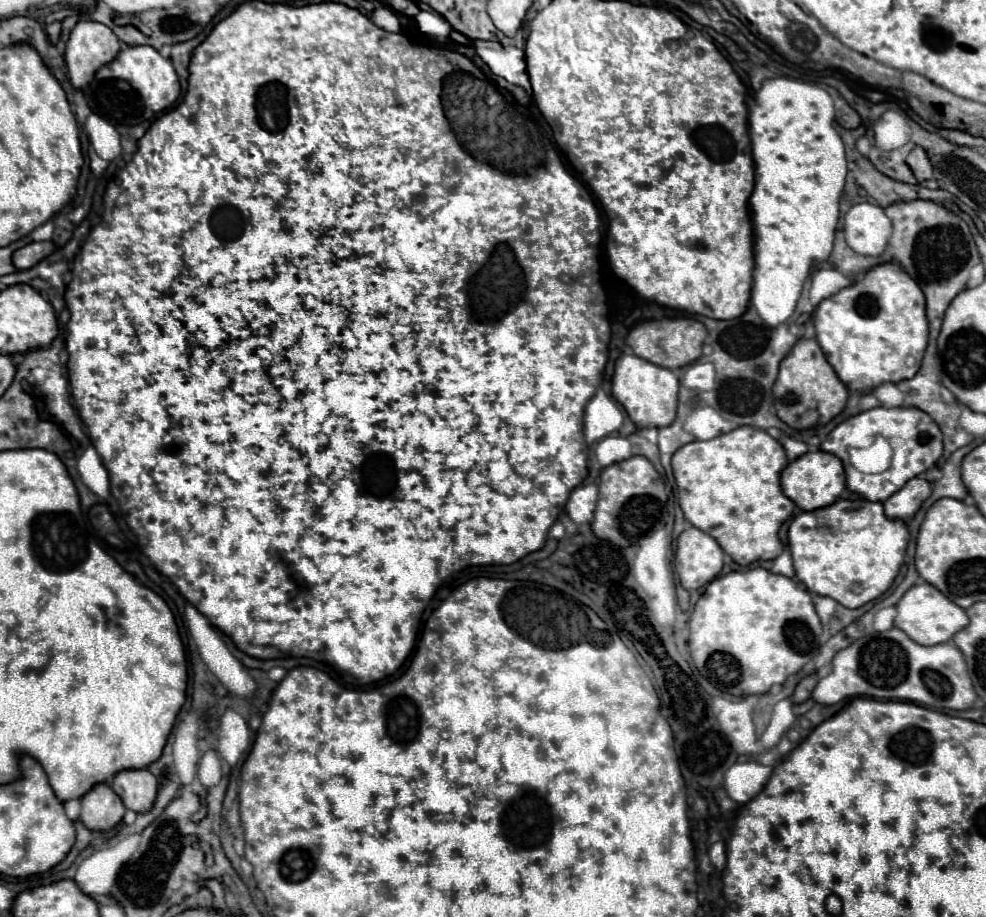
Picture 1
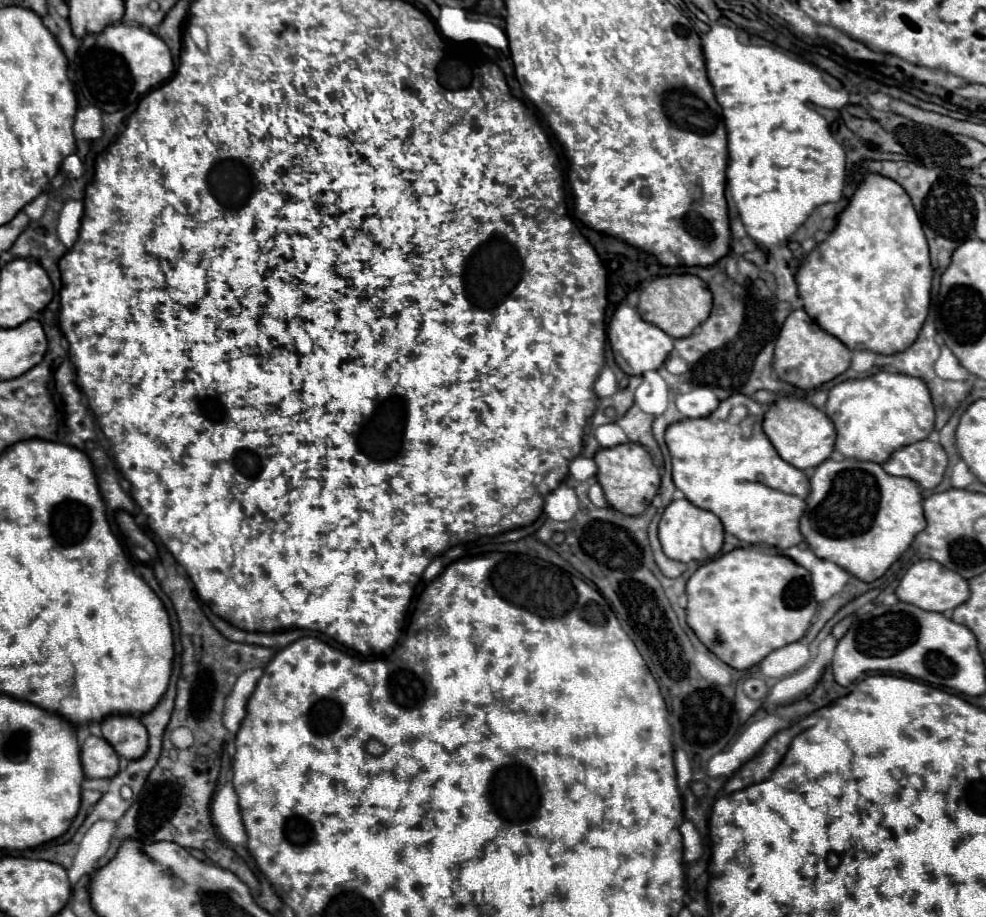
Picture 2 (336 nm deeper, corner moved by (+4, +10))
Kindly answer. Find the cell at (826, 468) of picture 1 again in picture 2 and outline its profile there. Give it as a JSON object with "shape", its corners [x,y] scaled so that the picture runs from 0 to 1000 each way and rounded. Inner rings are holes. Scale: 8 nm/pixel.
{"shape":[[[788,431],[788,435],[778,442],[774,455],[774,470],[788,490],[788,494],[808,511],[829,509],[833,503],[841,501],[847,483],[847,463],[841,455],[806,431]]]}

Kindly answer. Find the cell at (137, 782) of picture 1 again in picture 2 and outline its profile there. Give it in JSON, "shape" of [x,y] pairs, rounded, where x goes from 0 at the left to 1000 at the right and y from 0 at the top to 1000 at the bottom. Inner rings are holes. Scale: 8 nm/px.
{"shape":[[[111,780],[102,786],[104,804],[115,812],[115,806],[119,808],[115,815],[121,823],[129,828],[141,828],[147,823],[151,802],[147,799],[147,791],[143,791],[143,784],[137,780]]]}

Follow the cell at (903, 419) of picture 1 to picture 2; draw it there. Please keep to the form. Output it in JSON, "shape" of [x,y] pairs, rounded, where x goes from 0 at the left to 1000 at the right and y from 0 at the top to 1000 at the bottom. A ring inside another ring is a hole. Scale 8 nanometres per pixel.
{"shape":[[[891,405],[875,413],[859,413],[841,426],[839,455],[847,461],[847,490],[855,498],[896,505],[908,490],[940,479],[948,463],[948,446],[938,415],[916,407]]]}

